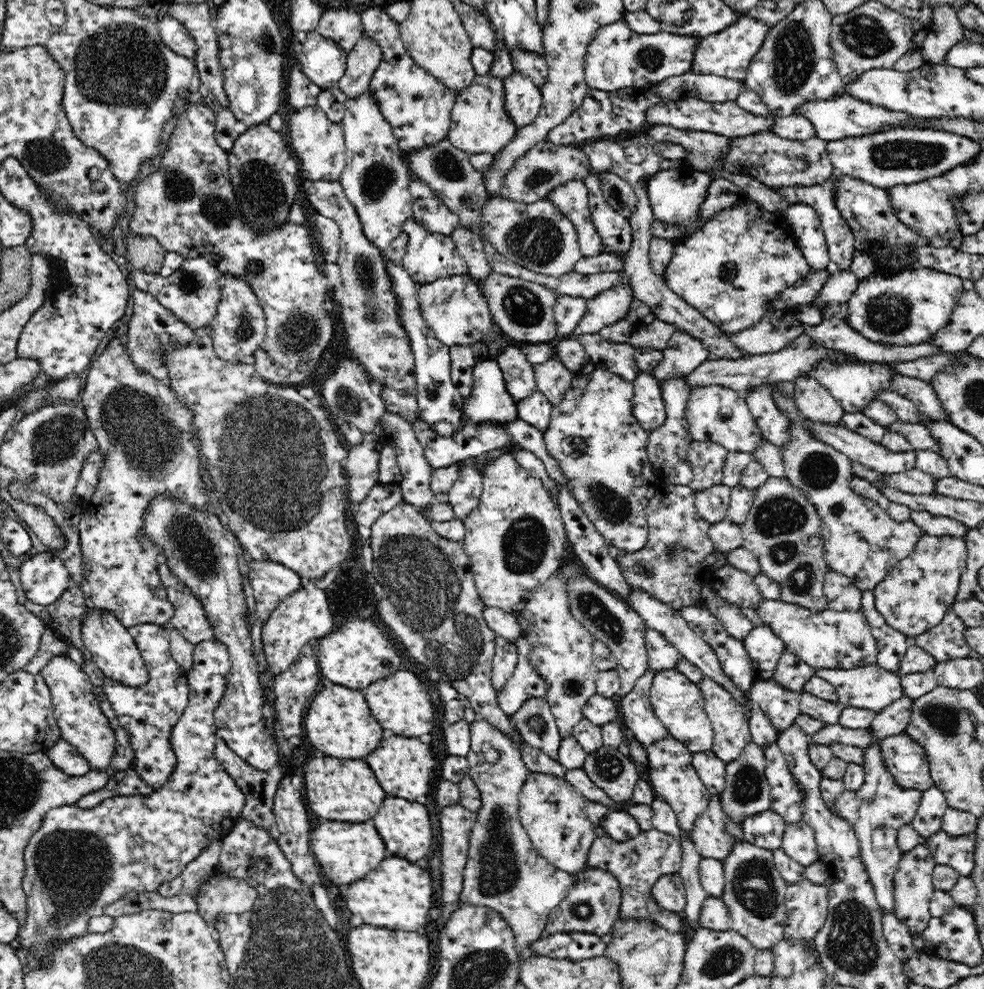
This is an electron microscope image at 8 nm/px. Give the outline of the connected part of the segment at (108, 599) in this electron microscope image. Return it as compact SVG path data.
M112 339L108 342L105 350L90 366L85 382L87 383L85 384L84 392L82 392L83 408L85 408L86 416L89 417L89 424L92 424L93 435L97 437L98 451L105 454L103 465L98 473L99 483L96 485L96 490L90 498L91 505L86 508L86 512L80 516L80 522L78 522L78 537L81 544L85 579L91 586L91 598L93 599L94 608L109 609L128 629L137 624L164 625L174 616L174 607L169 601L168 591L158 574L158 564L162 562L162 553L158 550L158 545L150 541L148 535L144 533L144 514L150 501L154 500L156 496L160 496L160 494L166 494L166 492L169 492L169 496L181 497L182 500L193 504L195 508L208 508L208 504L210 504L208 500L210 500L212 494L208 493L200 473L200 468L202 468L202 460L198 458L200 445L192 432L192 418L194 418L194 415L191 414L188 407L184 406L184 403L178 402L178 399L174 396L174 391L170 390L168 381L156 379L152 375L146 375L138 370L120 339Z

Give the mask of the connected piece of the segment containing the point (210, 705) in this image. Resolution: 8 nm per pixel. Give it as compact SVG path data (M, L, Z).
M212 639L195 645L194 662L186 674L190 686L188 707L174 726L173 751L177 764L162 788L156 788L148 796L109 798L94 808L64 805L44 814L41 827L25 848L23 888L28 896L28 915L17 934L21 948L34 954L40 964L44 963L44 952L50 949L52 941L70 940L72 936L88 933L90 918L104 914L106 906L124 898L132 890L157 892L161 885L180 875L186 864L192 863L210 842L221 841L233 830L245 806L245 797L234 778L216 760L217 726L214 719L214 712L227 688L231 664L229 651L222 642Z

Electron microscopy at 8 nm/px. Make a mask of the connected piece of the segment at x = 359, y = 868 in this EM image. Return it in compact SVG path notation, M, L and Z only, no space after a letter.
M373 819L360 823L323 820L309 836L311 851L321 866L324 876L336 885L352 884L366 876L386 858L385 841L374 824Z

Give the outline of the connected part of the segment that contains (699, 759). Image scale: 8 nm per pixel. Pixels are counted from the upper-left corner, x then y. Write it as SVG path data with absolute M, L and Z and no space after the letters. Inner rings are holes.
M711 750L696 753L692 759L693 767L696 769L704 787L711 794L720 796L725 788L725 766L726 762L720 760Z

